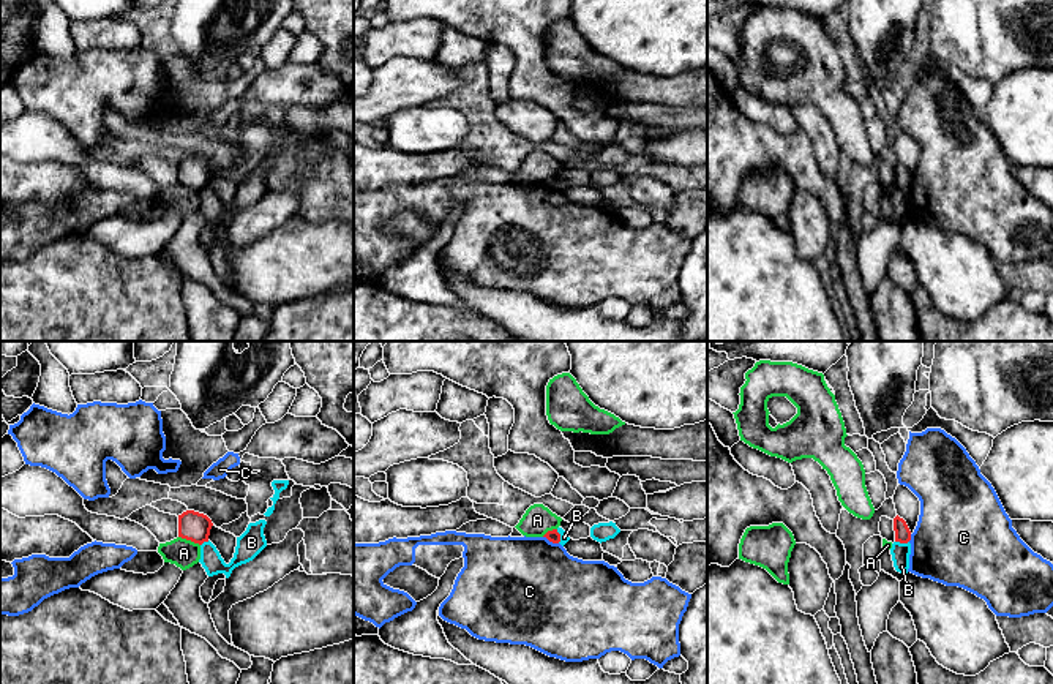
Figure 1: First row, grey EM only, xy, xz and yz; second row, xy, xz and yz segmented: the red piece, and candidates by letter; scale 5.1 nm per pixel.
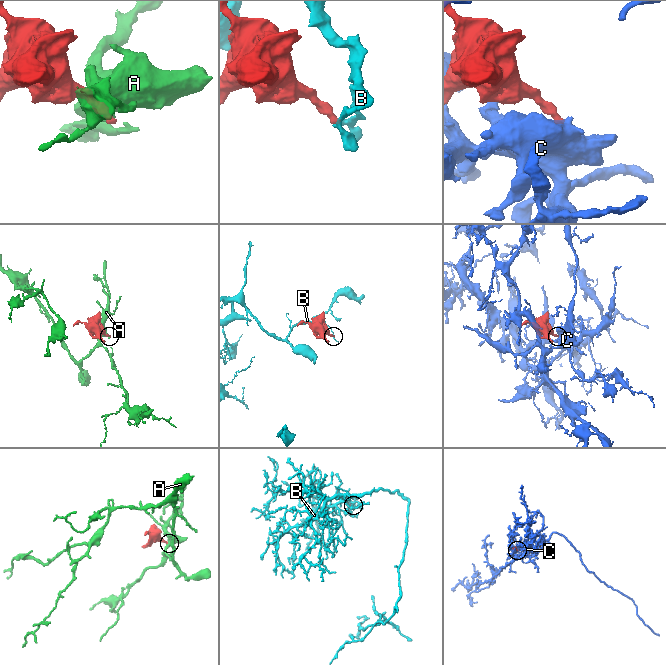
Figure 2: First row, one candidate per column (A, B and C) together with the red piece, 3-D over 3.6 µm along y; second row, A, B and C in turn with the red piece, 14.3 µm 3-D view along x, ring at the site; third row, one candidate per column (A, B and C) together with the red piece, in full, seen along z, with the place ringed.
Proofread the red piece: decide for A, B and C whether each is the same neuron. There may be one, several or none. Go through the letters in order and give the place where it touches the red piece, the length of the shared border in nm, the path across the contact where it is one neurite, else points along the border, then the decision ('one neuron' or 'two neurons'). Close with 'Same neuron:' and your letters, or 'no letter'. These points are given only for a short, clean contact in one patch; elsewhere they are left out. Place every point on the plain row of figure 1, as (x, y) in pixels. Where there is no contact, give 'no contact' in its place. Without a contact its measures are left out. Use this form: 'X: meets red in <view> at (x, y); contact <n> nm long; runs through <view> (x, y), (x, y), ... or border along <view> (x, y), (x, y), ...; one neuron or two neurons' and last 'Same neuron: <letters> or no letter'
A: meets red in xy at (190, 185); contact 120 nm long; border along xy (179, 182), (199, 191); two neurons
B: meets red in yz at (902, 188); contact 70 nm long; border along yz (895, 187), (908, 188); two neurons
C: meets red in xz at (551, 187); contact 90 nm long; border along xz (543, 182), (558, 190); two neurons
Same neuron: no letter

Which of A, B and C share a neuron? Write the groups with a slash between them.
A / B / C

